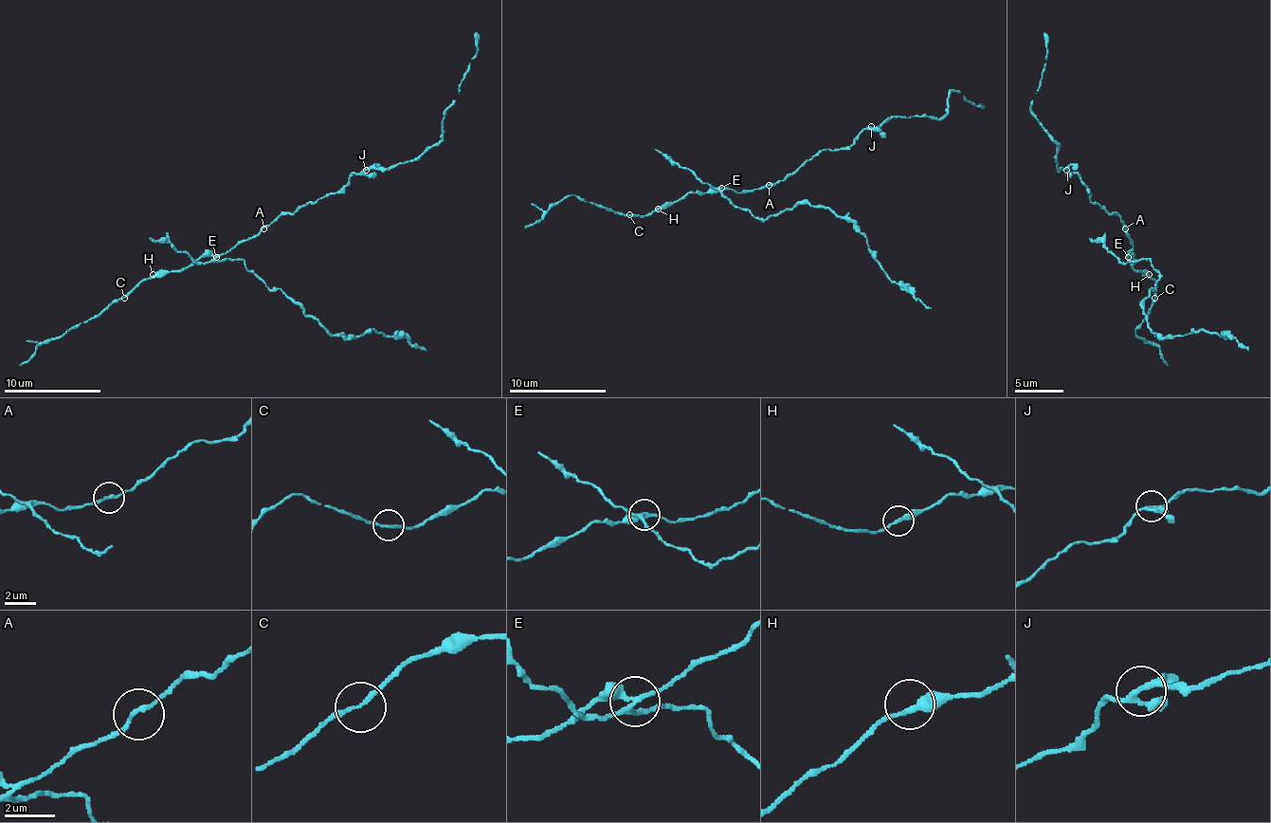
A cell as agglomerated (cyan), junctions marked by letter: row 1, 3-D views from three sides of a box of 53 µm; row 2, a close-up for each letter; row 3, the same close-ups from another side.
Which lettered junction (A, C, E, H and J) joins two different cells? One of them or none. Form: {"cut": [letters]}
{"cut": ["E"]}

